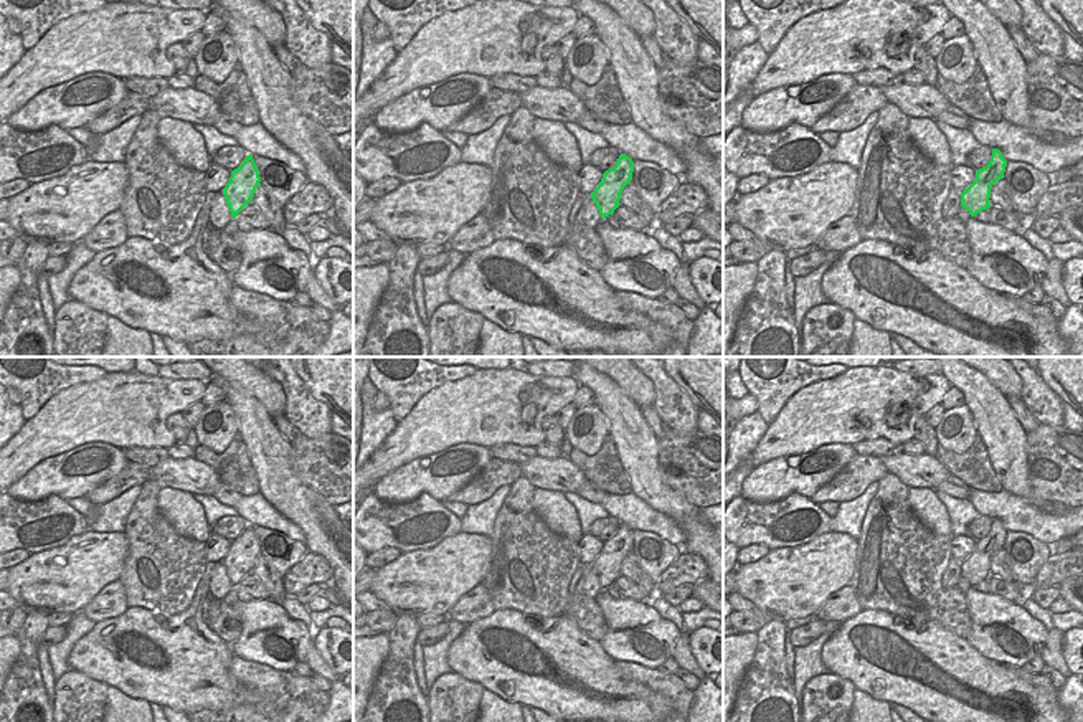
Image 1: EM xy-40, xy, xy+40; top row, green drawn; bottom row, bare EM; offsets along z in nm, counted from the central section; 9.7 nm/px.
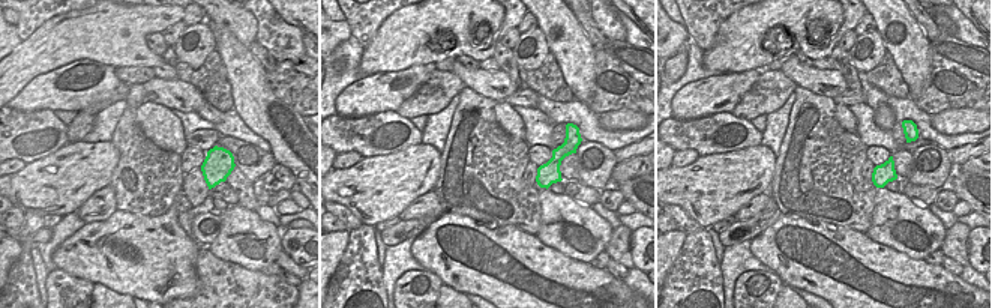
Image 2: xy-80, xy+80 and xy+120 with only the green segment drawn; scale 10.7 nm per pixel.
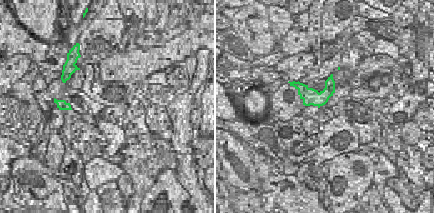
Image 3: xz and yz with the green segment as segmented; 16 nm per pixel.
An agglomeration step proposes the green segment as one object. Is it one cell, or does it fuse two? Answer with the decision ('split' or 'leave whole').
leave whole

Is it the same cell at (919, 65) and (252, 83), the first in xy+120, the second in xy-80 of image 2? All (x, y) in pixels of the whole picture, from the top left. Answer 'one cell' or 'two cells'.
one cell

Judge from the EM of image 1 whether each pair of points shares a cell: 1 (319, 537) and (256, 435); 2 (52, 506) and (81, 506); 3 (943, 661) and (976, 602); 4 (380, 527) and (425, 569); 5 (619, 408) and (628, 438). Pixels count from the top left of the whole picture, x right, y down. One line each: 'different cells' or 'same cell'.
1: same cell
2: different cells
3: different cells
4: different cells
5: same cell

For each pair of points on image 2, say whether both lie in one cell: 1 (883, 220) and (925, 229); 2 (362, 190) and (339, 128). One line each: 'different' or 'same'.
1: same
2: different

